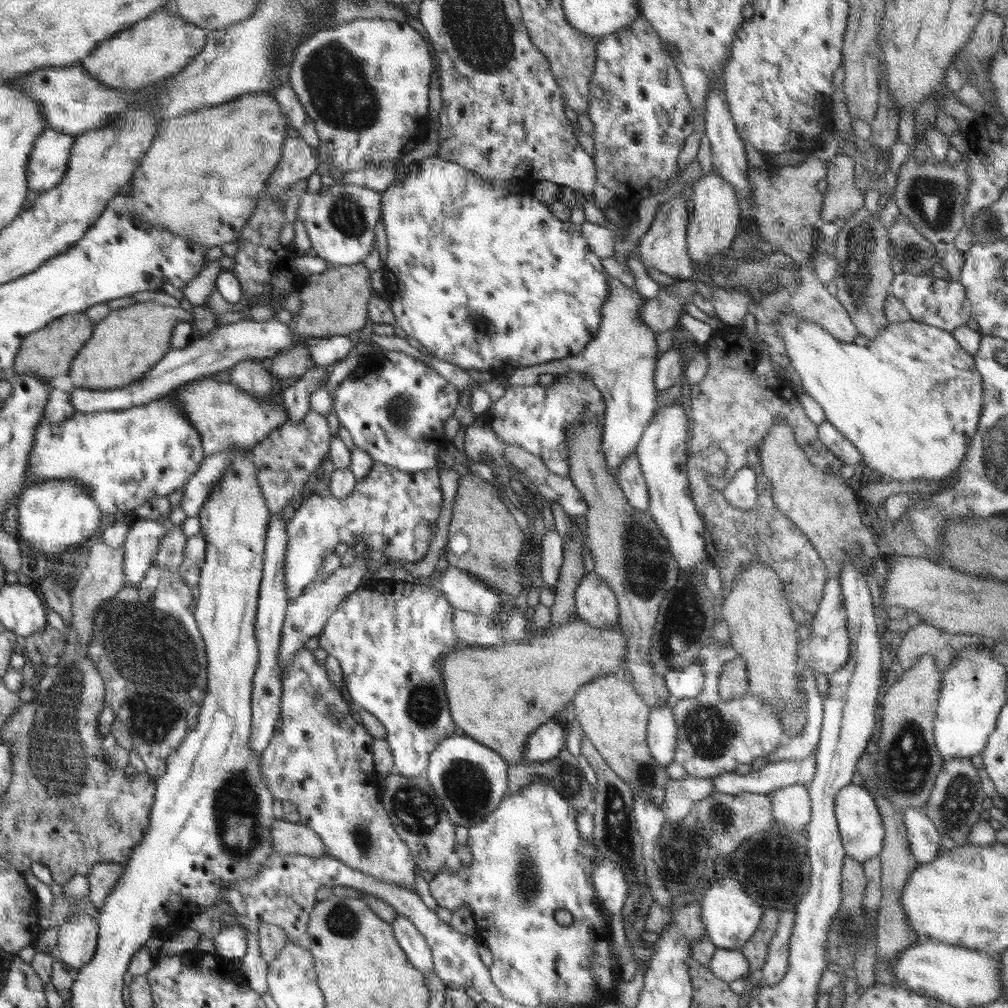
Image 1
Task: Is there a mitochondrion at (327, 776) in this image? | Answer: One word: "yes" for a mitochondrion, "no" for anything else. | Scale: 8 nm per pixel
no

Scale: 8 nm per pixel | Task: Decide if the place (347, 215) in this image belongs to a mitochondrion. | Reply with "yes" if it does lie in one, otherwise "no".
yes

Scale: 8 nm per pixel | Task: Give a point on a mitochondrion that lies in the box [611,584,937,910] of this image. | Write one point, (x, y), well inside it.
(908, 763)

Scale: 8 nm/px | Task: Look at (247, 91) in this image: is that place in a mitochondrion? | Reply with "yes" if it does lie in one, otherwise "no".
no

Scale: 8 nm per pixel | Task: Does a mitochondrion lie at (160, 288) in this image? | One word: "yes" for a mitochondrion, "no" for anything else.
no

